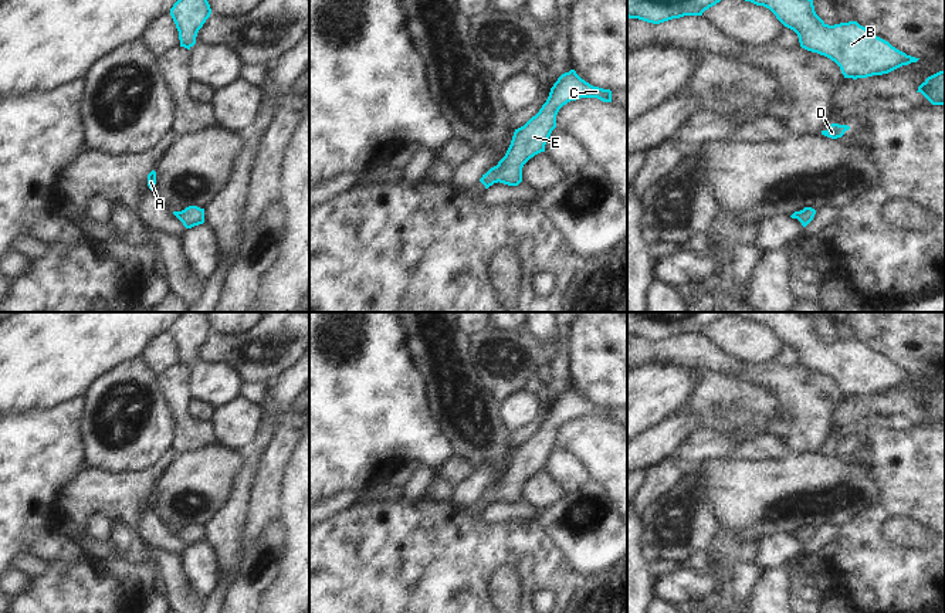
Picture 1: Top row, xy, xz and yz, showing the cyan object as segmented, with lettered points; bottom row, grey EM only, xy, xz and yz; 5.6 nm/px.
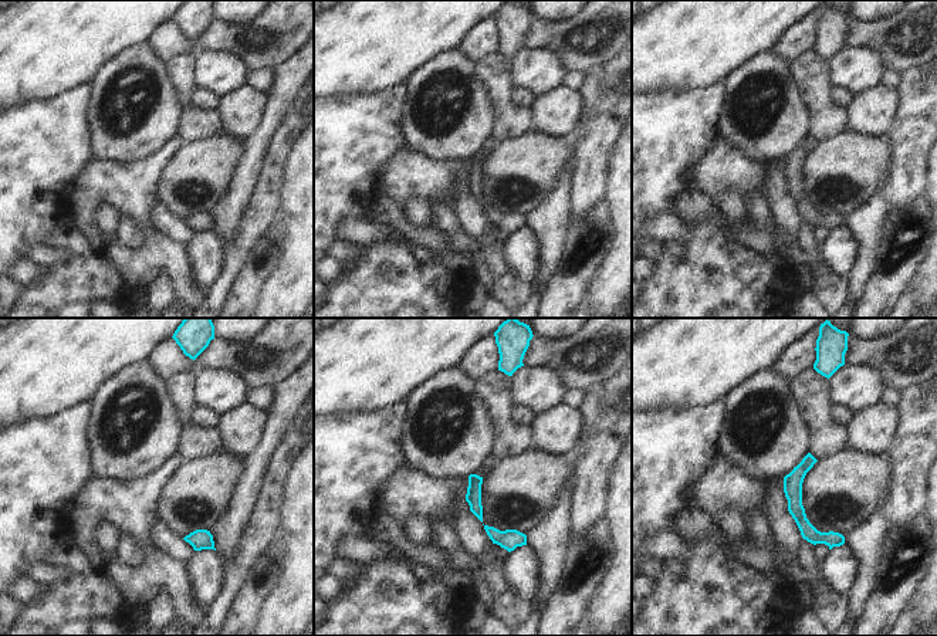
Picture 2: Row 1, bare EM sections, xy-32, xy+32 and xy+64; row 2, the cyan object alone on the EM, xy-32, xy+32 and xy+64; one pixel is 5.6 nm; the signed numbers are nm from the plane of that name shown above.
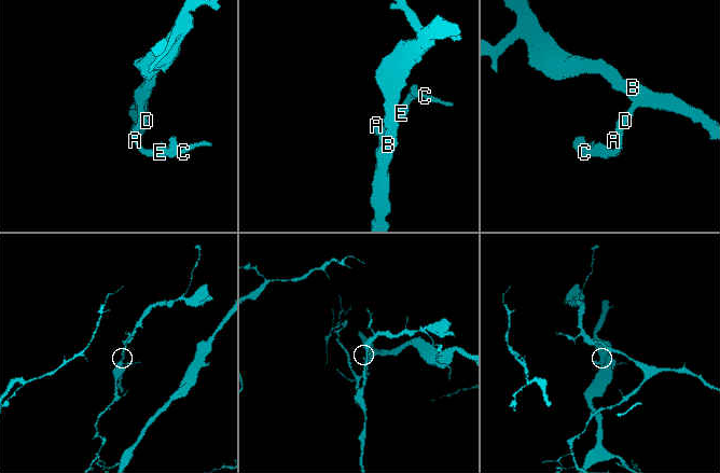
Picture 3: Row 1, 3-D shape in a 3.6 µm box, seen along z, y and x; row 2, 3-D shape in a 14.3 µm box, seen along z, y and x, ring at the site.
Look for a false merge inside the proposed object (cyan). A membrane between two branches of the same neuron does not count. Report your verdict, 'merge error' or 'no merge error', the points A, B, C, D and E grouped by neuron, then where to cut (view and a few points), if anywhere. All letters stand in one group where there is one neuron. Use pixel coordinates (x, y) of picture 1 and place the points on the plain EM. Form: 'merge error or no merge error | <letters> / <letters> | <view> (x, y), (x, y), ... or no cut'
no merge error | A B C D E | no cut

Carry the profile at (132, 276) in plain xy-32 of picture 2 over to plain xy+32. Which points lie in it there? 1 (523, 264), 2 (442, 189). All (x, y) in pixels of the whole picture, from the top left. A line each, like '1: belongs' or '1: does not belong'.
1: does not belong
2: belongs

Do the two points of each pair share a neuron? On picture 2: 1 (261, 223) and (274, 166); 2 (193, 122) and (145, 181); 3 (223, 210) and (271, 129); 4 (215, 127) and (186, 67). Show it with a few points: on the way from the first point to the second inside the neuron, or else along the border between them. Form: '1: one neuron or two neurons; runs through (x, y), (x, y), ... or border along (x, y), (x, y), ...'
1: one neuron; runs through (263, 209), (270, 181)
2: two neurons; border along (176, 134), (183, 142)
3: one neuron; runs through (240, 190), (254, 149)
4: one neuron; runs through (198, 117), (185, 102), (185, 84)

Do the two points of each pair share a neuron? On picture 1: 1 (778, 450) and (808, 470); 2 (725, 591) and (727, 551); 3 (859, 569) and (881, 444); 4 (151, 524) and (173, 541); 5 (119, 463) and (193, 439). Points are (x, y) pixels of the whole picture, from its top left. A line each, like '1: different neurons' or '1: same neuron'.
1: different neurons
2: same neuron
3: same neuron
4: same neuron
5: different neurons

